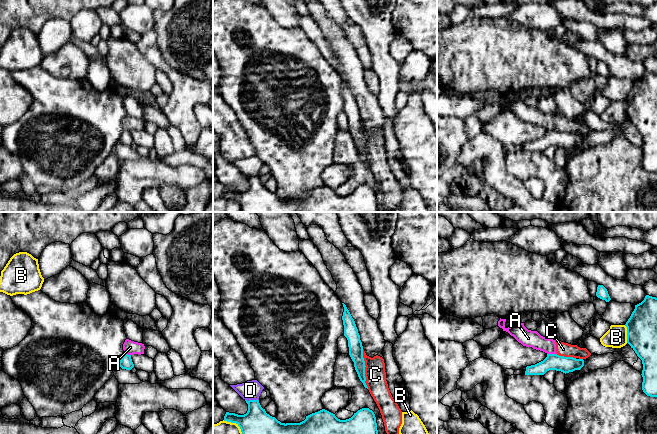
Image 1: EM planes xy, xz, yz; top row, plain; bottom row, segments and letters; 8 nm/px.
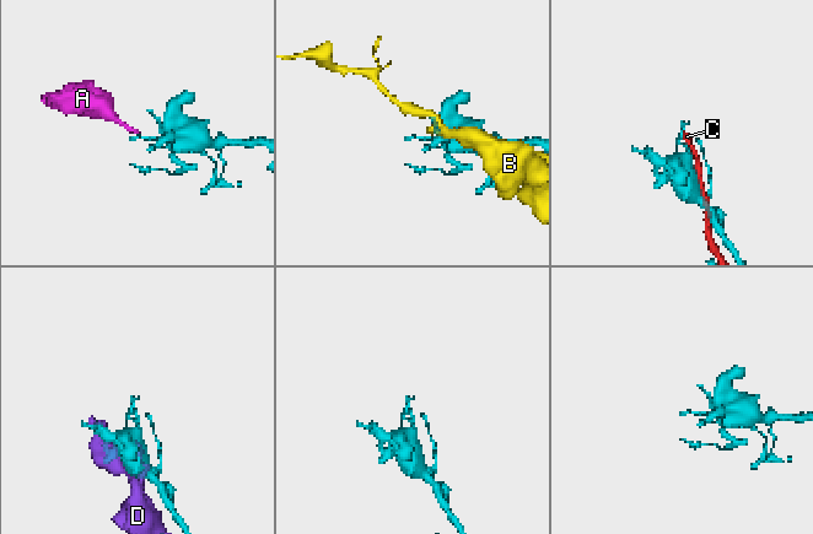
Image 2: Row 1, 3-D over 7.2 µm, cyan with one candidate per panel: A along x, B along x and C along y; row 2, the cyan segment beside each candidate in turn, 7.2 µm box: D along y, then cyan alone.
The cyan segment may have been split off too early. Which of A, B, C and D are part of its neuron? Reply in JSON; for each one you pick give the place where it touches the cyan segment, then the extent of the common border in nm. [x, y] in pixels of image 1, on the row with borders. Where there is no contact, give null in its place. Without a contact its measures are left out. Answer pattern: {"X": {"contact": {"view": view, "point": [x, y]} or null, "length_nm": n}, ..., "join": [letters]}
{"join": []}

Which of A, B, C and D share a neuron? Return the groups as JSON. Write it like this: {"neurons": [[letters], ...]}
{"neurons": [["A", "C"], ["B"], ["D"]]}

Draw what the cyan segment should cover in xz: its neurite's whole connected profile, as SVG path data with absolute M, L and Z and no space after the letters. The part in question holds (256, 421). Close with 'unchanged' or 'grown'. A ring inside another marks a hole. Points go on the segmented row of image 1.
M245 400L248 411L244 415L226 412L224 421L236 423L242 434L378 434L376 417L369 408L362 408L346 420L338 419L335 414L322 409L306 416L300 423L281 423L275 417L266 413L259 400Z; unchanged

